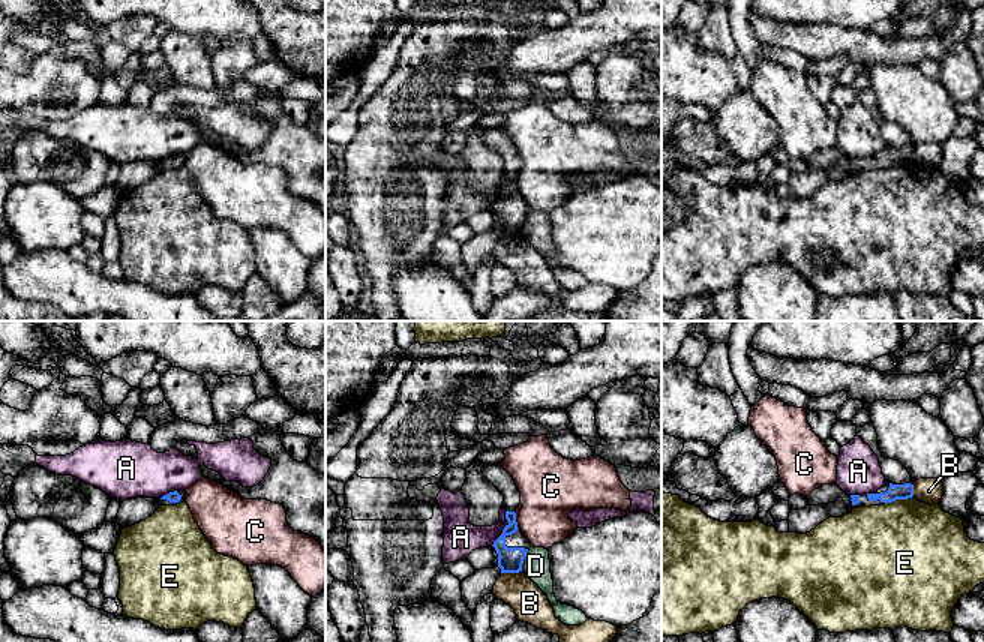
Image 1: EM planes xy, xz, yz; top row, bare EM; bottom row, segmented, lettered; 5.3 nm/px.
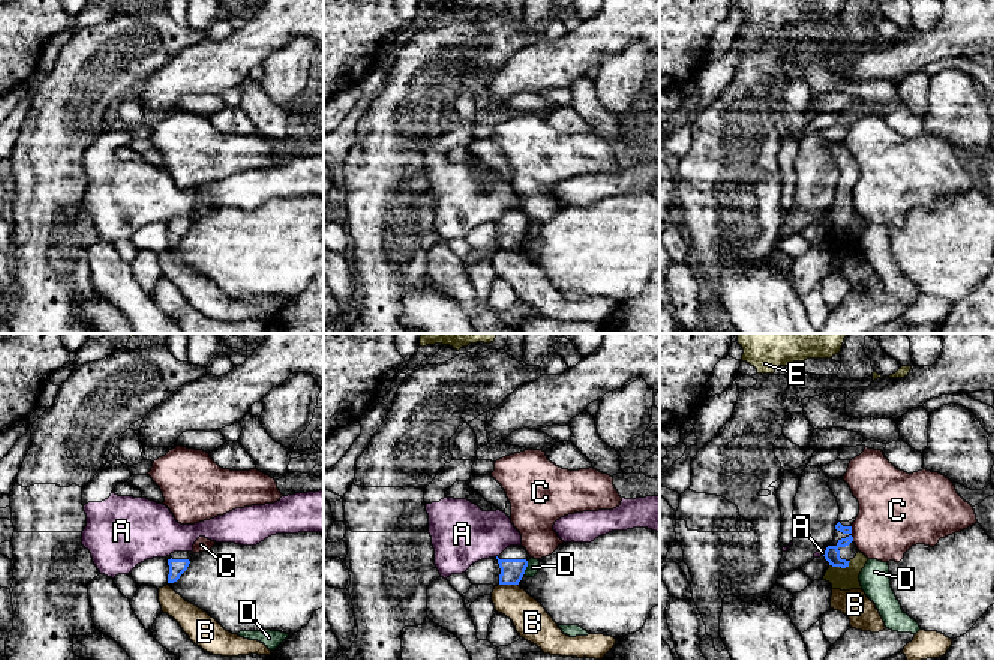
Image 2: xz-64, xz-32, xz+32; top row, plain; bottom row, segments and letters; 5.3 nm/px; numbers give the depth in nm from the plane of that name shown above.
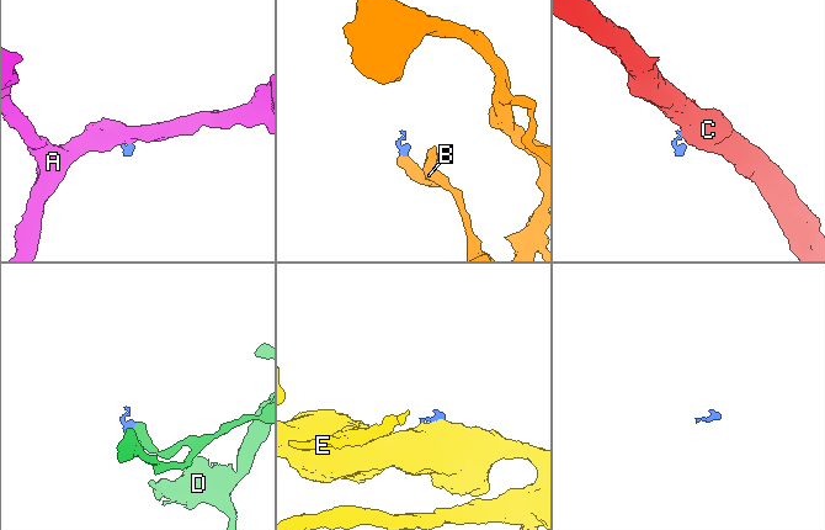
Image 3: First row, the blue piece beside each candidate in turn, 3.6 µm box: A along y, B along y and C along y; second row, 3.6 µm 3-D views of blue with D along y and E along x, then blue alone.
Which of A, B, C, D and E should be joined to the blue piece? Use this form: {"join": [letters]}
{"join": []}

